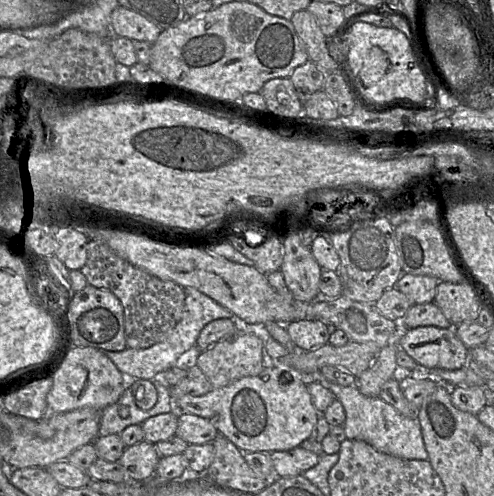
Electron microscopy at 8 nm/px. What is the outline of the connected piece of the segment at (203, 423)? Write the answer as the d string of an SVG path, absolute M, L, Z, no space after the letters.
M179 413L176 436L189 445L211 443L218 435L215 426L207 419L194 414Z

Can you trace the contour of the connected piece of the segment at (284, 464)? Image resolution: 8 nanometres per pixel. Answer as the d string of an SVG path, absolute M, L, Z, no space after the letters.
M302 447L270 453L277 477L295 477L314 467L320 457Z

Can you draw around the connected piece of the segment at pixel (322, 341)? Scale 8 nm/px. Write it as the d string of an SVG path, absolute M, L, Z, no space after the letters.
M317 319L295 320L287 324L286 329L294 345L303 351L319 348L329 342L327 324Z

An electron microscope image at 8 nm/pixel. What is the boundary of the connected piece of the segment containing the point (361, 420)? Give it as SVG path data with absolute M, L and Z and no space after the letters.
M321 374L309 378L323 383L344 407L346 413L343 424L346 438L365 441L382 453L405 460L428 460L421 428L416 418L400 414L392 405L380 397L368 397L362 394L356 385L341 386L328 382Z

